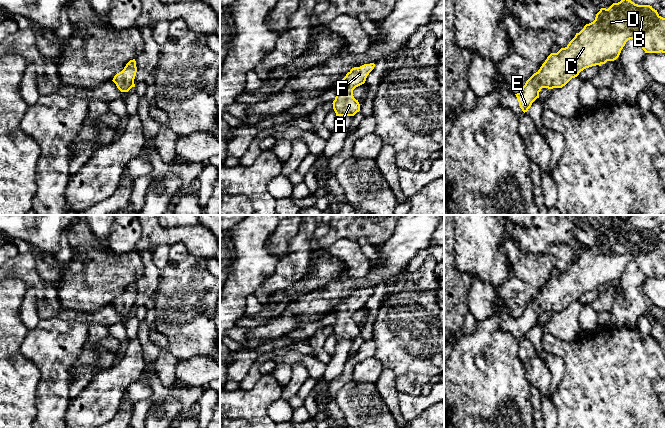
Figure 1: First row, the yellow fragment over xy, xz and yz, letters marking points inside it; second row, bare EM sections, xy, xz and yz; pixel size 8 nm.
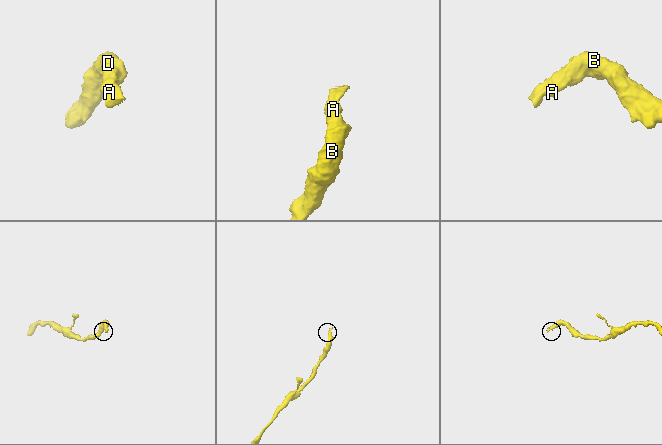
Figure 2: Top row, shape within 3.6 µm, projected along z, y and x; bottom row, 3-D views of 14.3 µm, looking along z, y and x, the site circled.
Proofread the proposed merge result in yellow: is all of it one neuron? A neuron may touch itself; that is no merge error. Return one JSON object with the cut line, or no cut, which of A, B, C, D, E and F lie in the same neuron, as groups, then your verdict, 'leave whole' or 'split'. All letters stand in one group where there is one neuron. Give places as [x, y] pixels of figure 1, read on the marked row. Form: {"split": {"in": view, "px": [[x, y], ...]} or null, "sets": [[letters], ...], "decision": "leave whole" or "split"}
{"split": null, "sets": [["A", "B", "C", "D", "E", "F"]], "decision": "leave whole"}

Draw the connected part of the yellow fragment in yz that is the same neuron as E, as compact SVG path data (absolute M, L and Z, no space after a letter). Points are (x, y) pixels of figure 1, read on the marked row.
M631 0L613 3L608 9L601 8L595 20L576 33L565 48L551 53L540 69L526 81L521 91L515 94L520 108L524 113L527 112L532 103L539 98L542 88L562 88L584 69L616 60L630 39L635 39L645 53L665 53L665 18L652 6L638 5Z

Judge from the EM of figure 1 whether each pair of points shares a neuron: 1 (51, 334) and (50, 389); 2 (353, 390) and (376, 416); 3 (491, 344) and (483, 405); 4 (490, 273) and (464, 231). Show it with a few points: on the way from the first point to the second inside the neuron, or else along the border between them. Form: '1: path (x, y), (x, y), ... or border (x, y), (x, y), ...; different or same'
1: path (51, 348), (51, 375); same
2: path (356, 396), (370, 410); same
3: path (488, 359), (483, 368), (483, 390); same
4: path (488, 263), (478, 252), (478, 245), (474, 241); same

